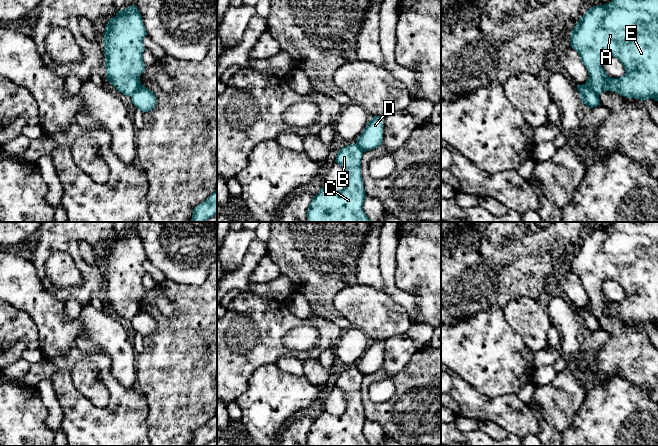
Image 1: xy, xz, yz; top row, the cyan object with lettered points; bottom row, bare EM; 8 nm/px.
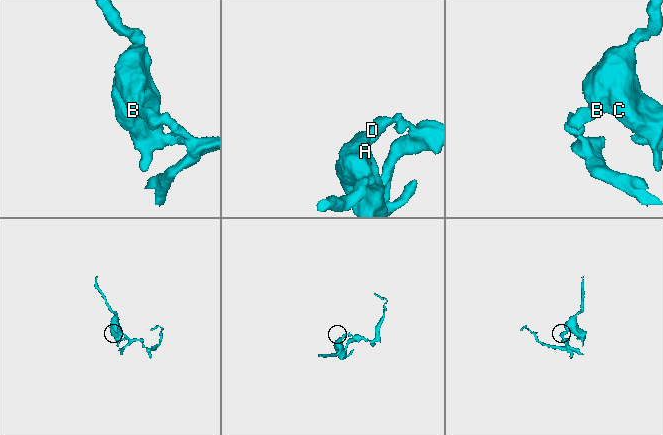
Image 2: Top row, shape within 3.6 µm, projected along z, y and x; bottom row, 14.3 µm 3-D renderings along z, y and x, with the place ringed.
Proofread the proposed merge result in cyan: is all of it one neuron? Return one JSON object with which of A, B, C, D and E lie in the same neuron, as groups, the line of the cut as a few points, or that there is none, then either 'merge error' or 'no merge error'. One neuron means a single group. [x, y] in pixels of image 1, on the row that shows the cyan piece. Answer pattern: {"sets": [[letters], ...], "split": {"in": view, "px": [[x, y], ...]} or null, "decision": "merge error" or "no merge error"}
{"sets": [["A", "B", "C", "E"], ["D"]], "split": {"in": "yz", "px": [[584, 84], [598, 96]]}, "decision": "merge error"}

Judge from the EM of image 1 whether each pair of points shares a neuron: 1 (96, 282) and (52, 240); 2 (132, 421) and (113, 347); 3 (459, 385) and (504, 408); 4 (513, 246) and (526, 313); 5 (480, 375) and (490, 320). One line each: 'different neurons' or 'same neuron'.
1: same neuron
2: different neurons
3: same neuron
4: different neurons
5: same neuron

